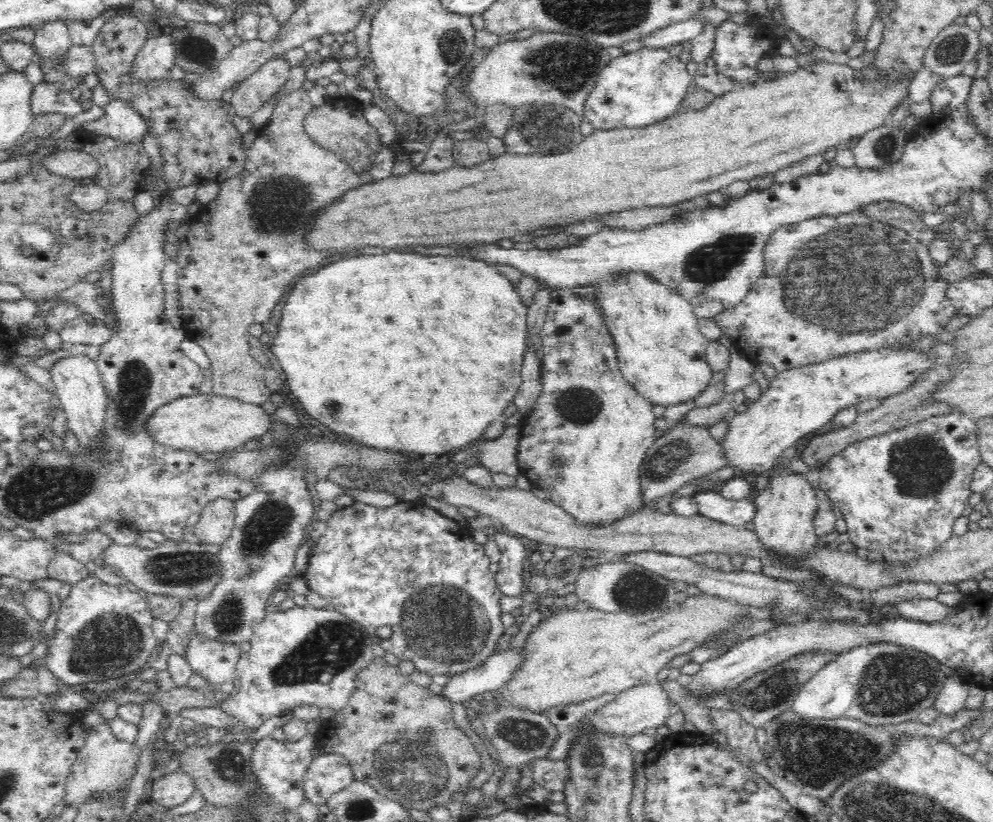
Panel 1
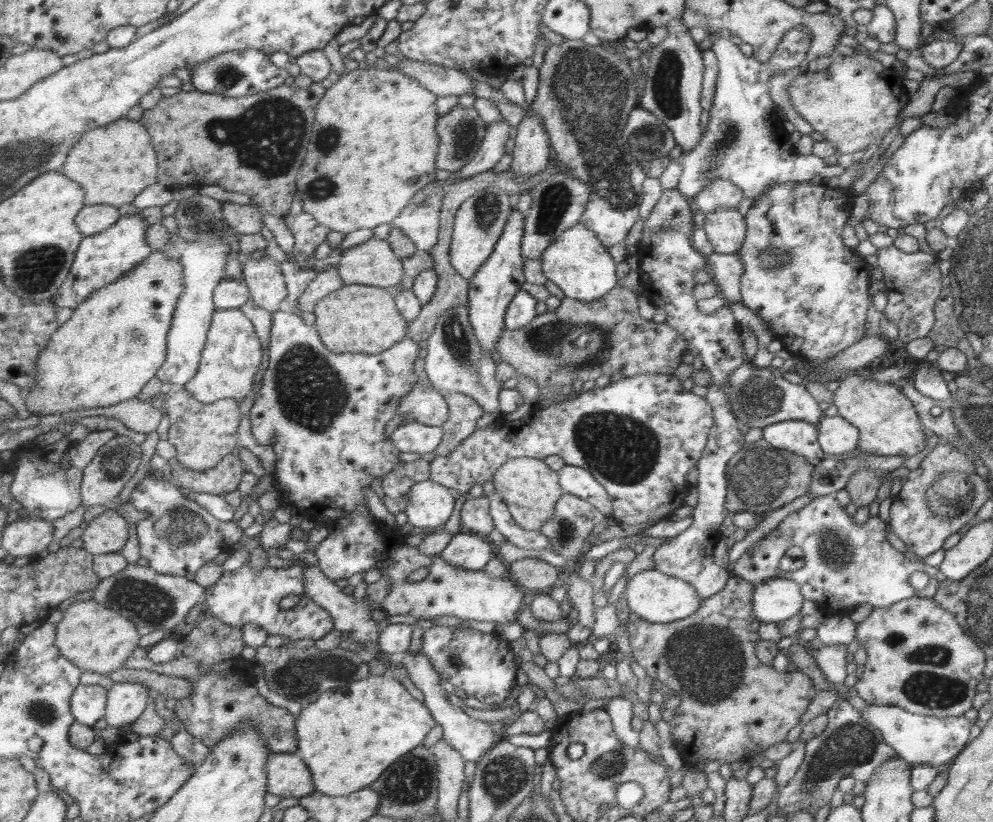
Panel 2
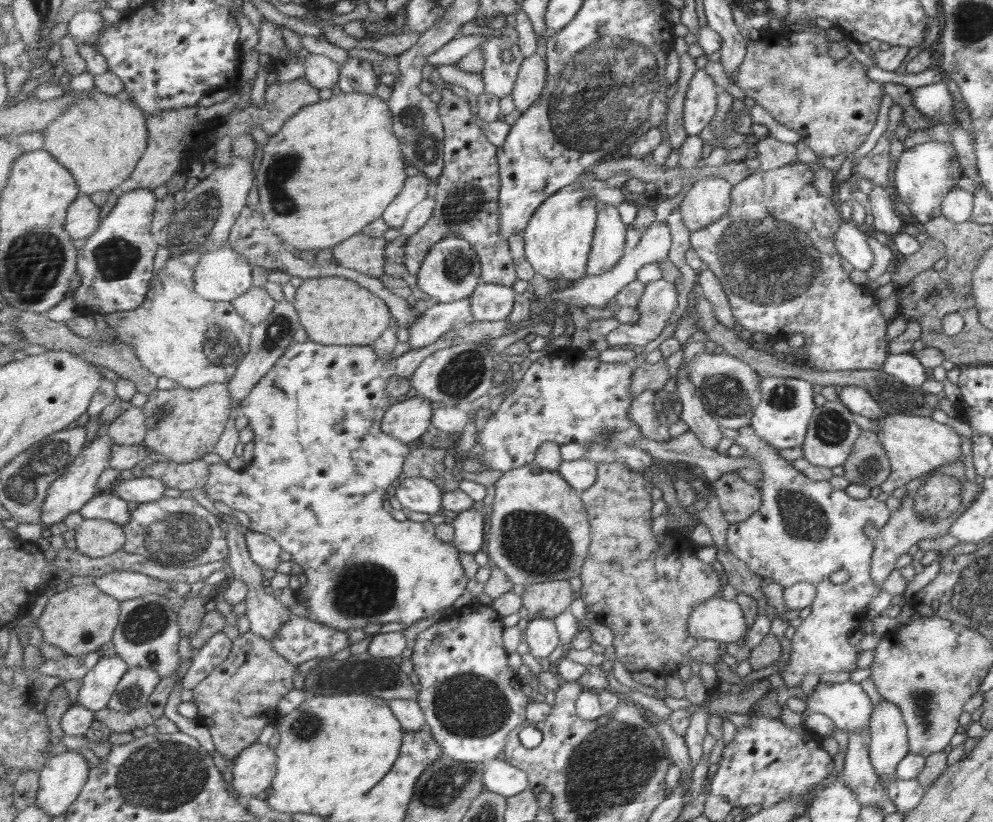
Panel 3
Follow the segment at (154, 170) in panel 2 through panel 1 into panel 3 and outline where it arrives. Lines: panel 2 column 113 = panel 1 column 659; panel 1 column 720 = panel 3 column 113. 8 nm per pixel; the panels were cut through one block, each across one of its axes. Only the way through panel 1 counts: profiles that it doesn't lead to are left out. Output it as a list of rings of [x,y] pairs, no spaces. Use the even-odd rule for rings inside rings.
[[[93,88],[88,96],[74,102],[66,108],[51,125],[42,132],[44,138],[44,150],[53,154],[59,163],[65,162],[69,170],[73,170],[73,176],[77,178],[77,184],[81,186],[80,193],[91,195],[95,192],[117,192],[123,182],[131,177],[131,172],[136,170],[141,158],[148,149],[151,134],[148,131],[144,112],[133,103],[121,100],[121,96],[113,96]]]

